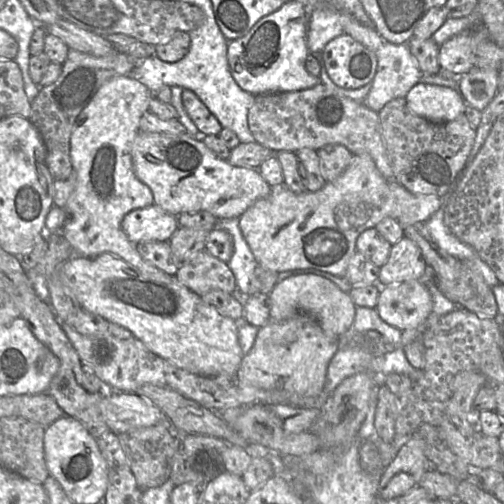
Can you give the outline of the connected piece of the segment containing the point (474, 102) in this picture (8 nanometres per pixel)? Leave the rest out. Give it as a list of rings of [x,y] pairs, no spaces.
[[[473,67],[469,72],[457,77],[457,91],[465,104],[480,111],[486,108],[498,92],[499,70]]]

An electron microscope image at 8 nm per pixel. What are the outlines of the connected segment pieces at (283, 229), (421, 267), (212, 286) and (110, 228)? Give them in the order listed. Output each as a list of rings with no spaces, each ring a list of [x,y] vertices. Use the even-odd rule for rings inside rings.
[[[353,155],[347,168],[320,190],[295,193],[283,184],[271,187],[266,197],[255,201],[238,218],[238,223],[258,267],[277,273],[312,268],[344,277],[350,258],[357,252],[357,238],[363,231],[375,228],[386,217],[402,225],[424,224],[441,205],[440,196],[413,194],[400,183],[387,181],[370,156]]]
[[[407,237],[392,245],[388,261],[380,267],[378,284],[427,279],[428,265],[418,245]]]
[[[205,249],[181,266],[174,277],[200,296],[211,290],[233,293],[237,288],[235,276],[228,264],[210,255]]]
[[[132,75],[116,76],[105,82],[80,112],[70,138],[70,160],[75,172],[75,187],[63,207],[65,217],[61,227],[75,254],[88,258],[103,253],[114,254],[143,276],[155,276],[160,270],[142,259],[136,244],[128,239],[121,223],[129,212],[153,204],[153,194],[135,176],[131,158],[131,148],[139,132],[140,118],[148,110],[152,96],[150,90]]]

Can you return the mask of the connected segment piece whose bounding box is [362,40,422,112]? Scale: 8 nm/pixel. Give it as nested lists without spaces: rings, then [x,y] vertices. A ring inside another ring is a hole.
[[[383,40],[376,55],[377,71],[362,103],[378,112],[391,100],[405,97],[420,82],[422,72],[407,43],[392,44]]]

